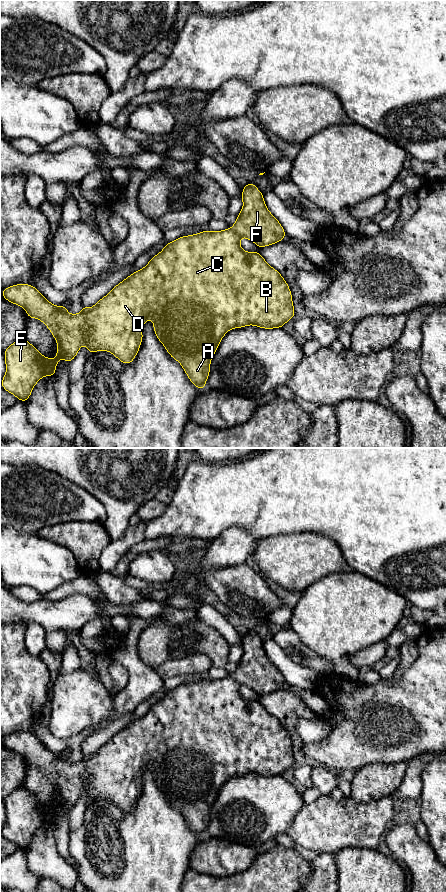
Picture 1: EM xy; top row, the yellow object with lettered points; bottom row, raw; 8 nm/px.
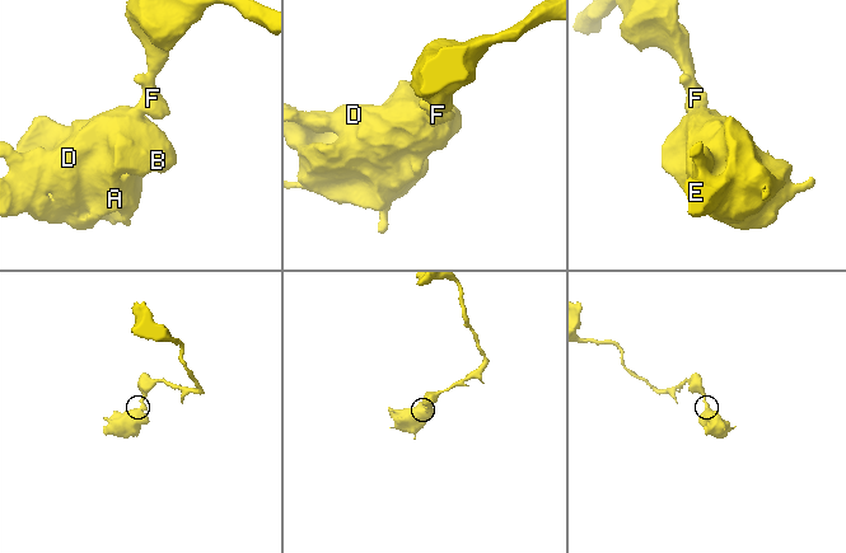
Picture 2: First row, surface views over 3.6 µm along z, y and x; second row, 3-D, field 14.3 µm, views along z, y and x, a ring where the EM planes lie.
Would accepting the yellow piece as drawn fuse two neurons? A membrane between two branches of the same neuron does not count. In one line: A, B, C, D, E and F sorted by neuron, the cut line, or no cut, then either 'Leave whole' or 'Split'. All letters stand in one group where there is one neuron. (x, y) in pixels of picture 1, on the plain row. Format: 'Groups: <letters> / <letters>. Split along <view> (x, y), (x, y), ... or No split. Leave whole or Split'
Groups: A B C D E F. No split. Leave whole

